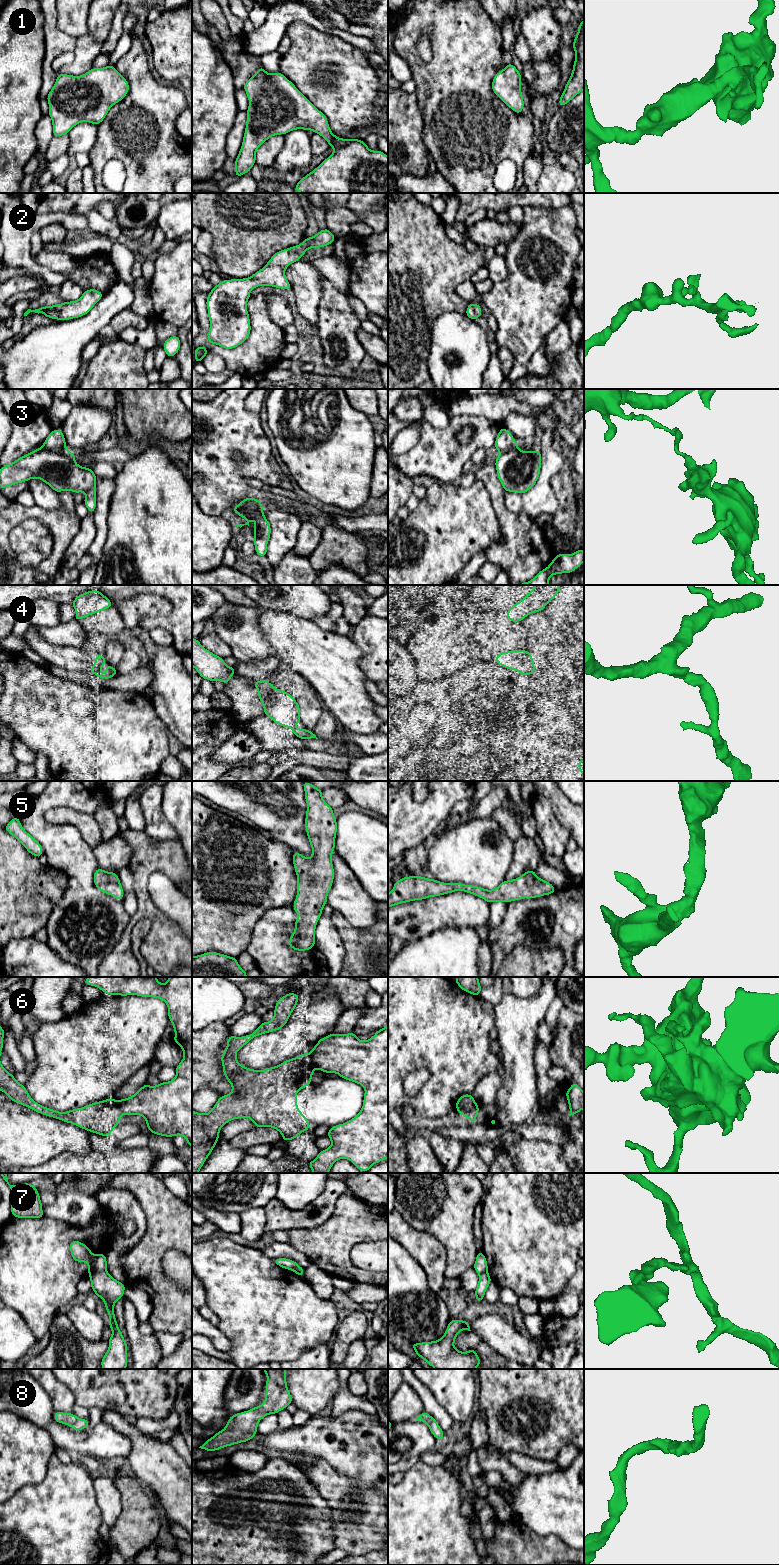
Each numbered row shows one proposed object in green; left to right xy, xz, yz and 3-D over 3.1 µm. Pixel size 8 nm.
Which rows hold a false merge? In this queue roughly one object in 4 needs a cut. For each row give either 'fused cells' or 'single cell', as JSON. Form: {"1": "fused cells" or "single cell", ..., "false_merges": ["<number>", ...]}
{"1": "single cell", "2": "single cell", "3": "fused cells", "4": "single cell", "5": "single cell", "6": "fused cells", "7": "fused cells", "8": "single cell", "false_merges": ["3", "6", "7"]}

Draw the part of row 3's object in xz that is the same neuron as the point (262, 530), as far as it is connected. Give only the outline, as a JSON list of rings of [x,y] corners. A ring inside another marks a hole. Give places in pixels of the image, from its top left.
[[[240,503],[234,506],[233,511],[247,520],[245,524],[236,524],[237,527],[242,527],[244,525],[249,526],[251,520],[255,520],[254,526],[254,539],[255,552],[260,557],[264,557],[267,554],[267,544],[270,539],[271,528],[268,520],[264,516],[263,507],[256,510],[248,510],[240,506]]]

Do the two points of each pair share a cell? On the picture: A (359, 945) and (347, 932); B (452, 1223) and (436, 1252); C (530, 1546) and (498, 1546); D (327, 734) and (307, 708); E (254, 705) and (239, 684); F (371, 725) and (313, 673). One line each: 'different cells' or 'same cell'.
A: same cell
B: different cells
C: same cell
D: different cells
E: same cell
F: same cell

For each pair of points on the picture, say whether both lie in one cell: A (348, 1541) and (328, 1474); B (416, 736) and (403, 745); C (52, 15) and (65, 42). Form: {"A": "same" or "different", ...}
{"A": "same", "B": "different", "C": "same"}

